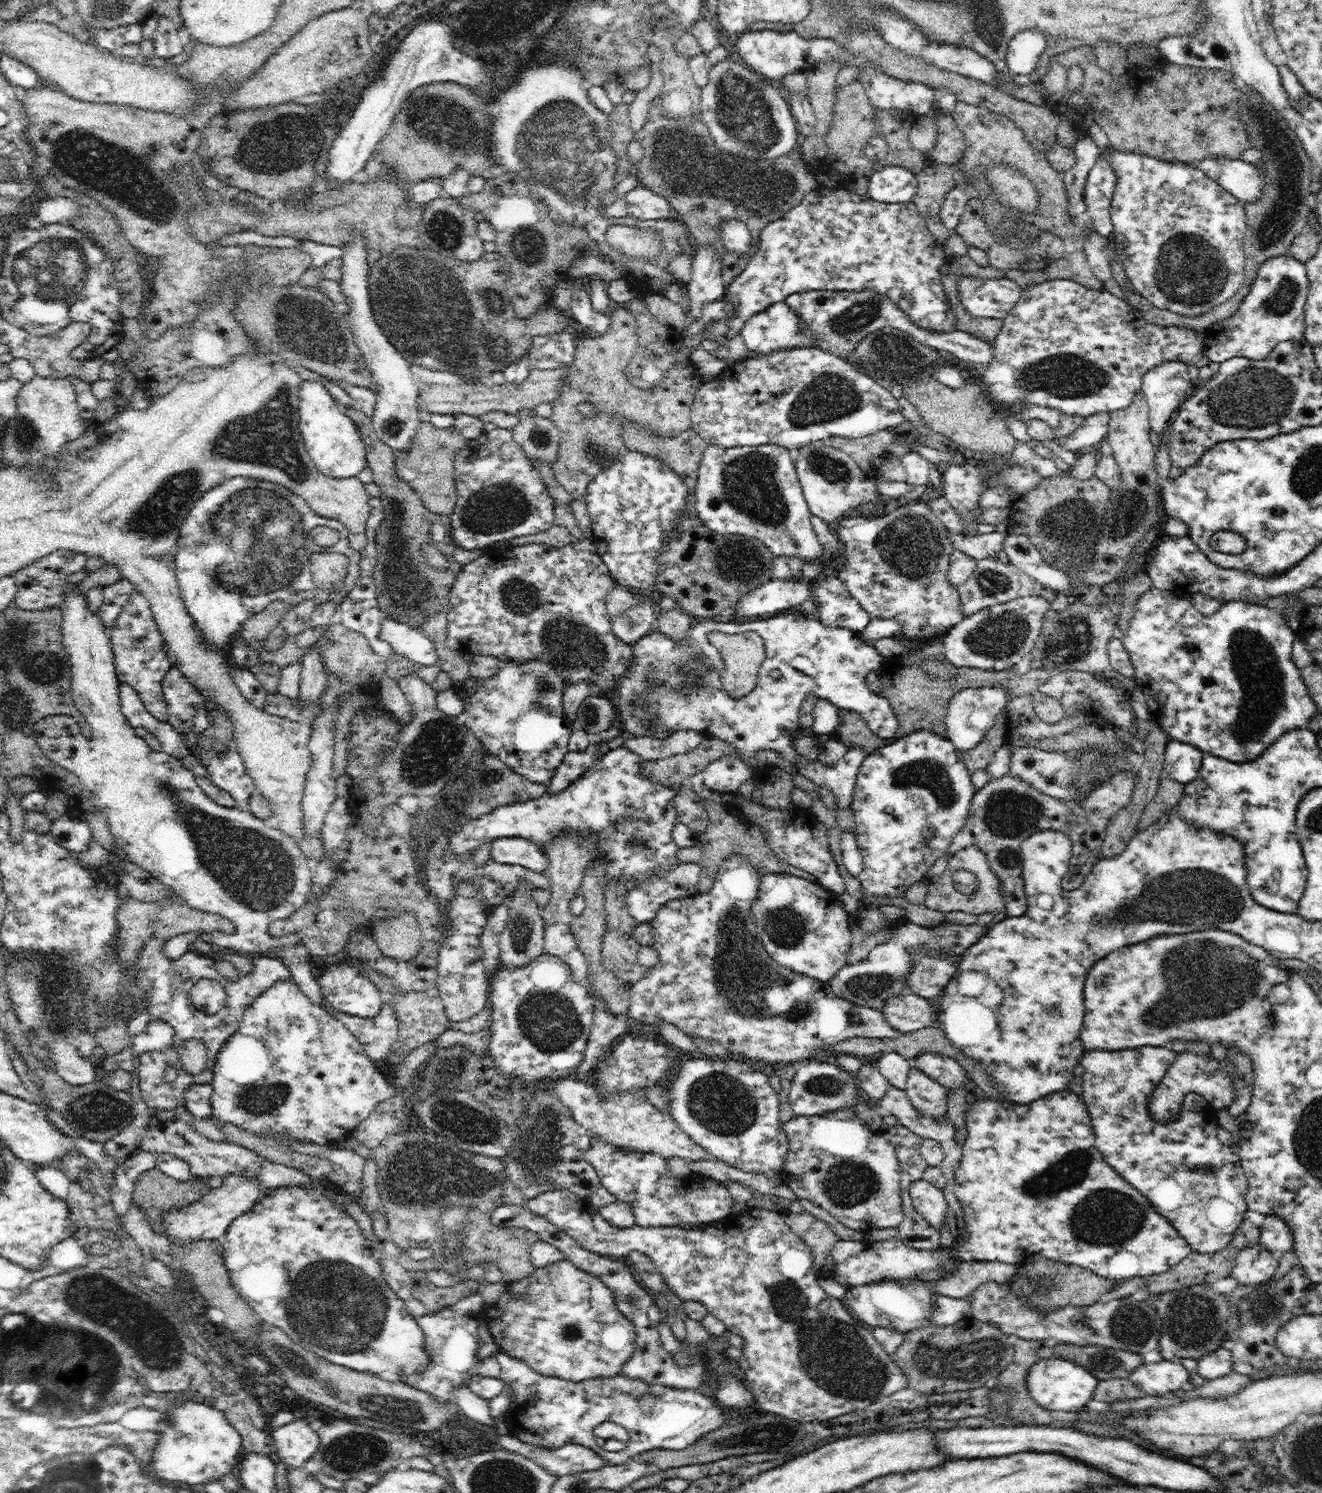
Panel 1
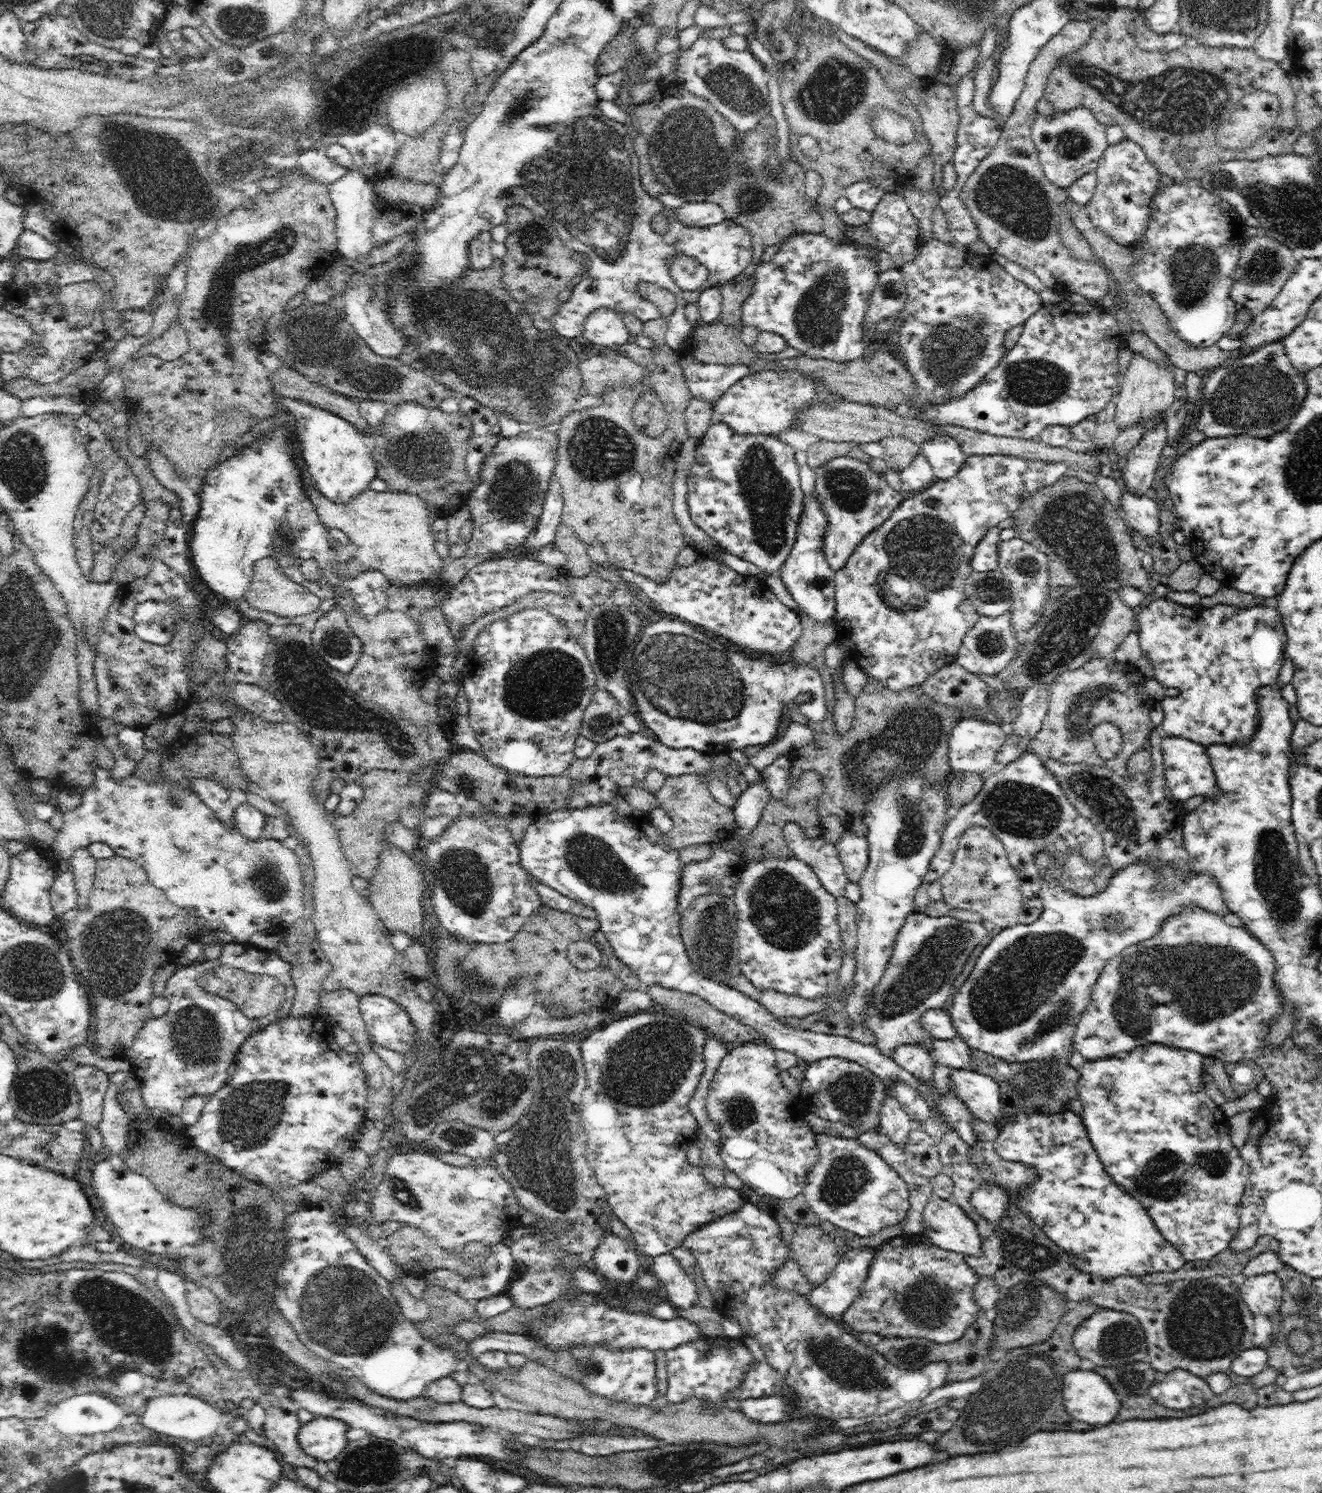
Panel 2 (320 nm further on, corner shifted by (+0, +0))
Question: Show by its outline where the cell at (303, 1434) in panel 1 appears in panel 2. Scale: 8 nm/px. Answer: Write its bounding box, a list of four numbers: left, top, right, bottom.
[298,1416,349,1462]

